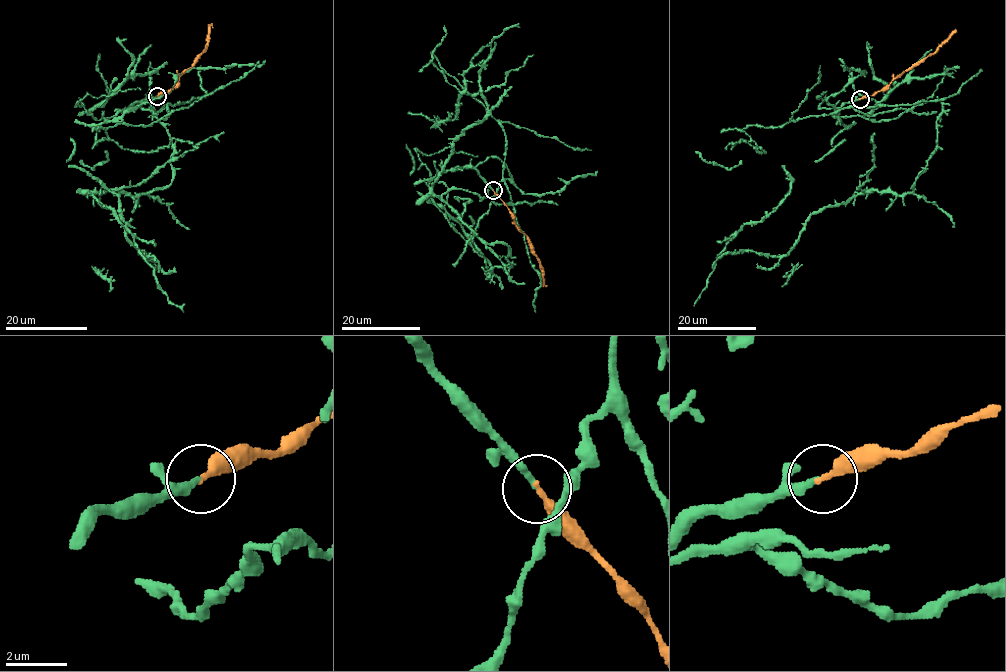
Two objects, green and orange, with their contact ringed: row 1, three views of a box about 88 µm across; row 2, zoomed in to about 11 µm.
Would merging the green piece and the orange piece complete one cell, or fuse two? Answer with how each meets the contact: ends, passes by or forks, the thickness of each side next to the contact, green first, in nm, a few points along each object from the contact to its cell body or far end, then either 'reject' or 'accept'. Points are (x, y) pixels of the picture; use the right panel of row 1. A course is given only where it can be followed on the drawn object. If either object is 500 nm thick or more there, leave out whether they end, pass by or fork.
green ends; orange ends; calibres 200 and 280 nm; course green (860, 98), (844, 126), (941, 102), (913, 191), (863, 191), (785, 254), (712, 268), (789, 193), (783, 165); course orange (860, 98), (873, 95), (916, 66), (955, 33); accept

